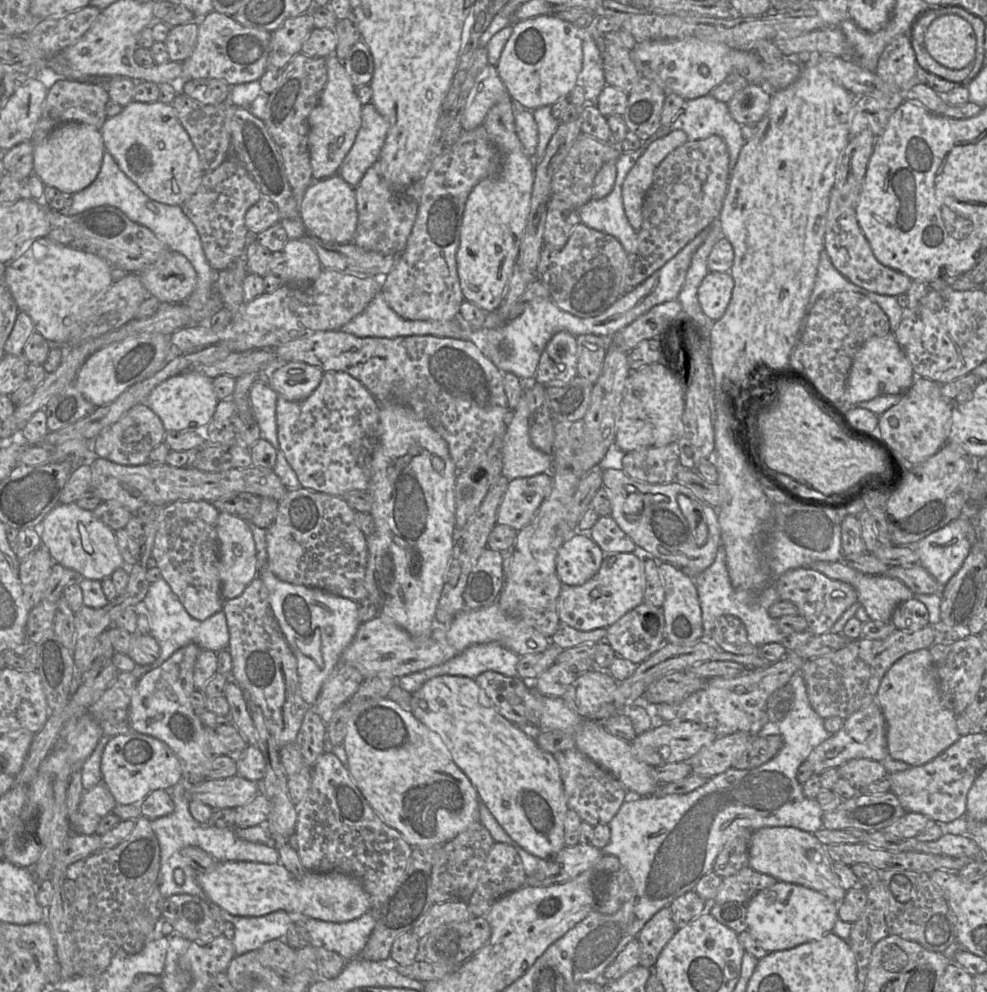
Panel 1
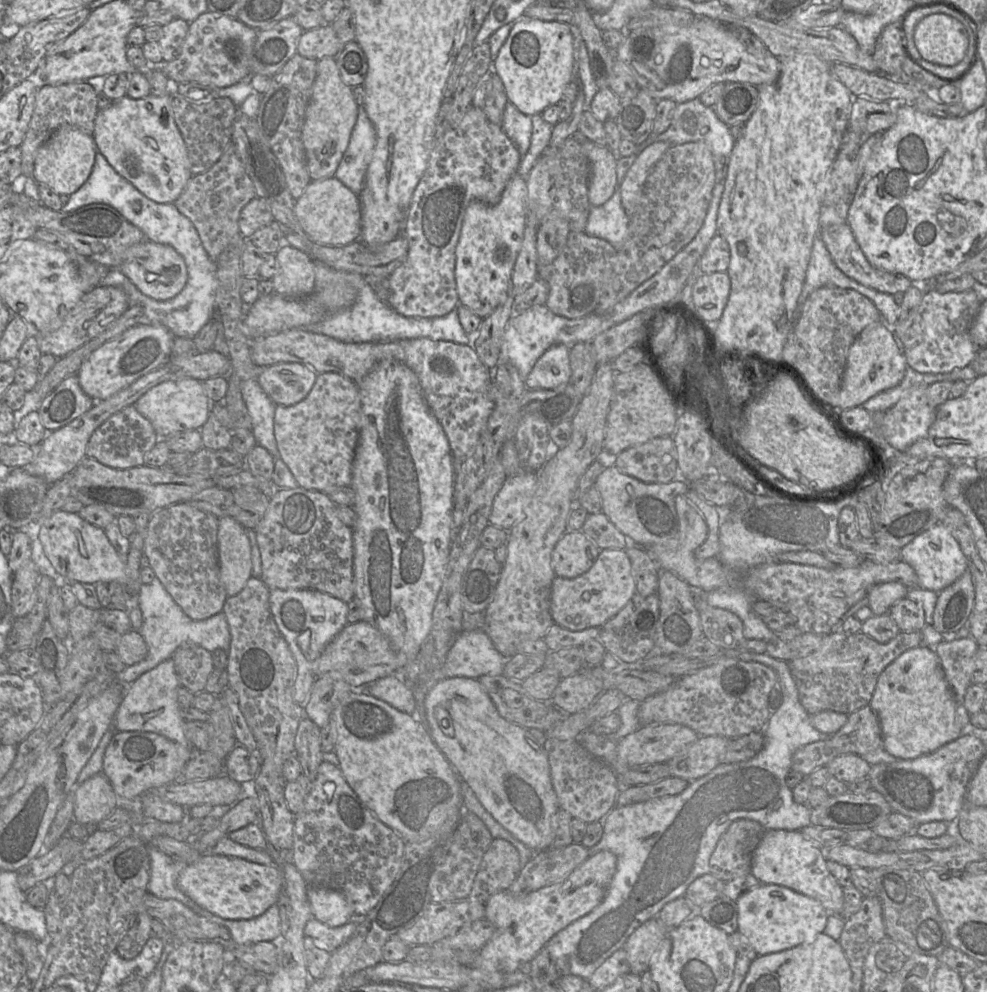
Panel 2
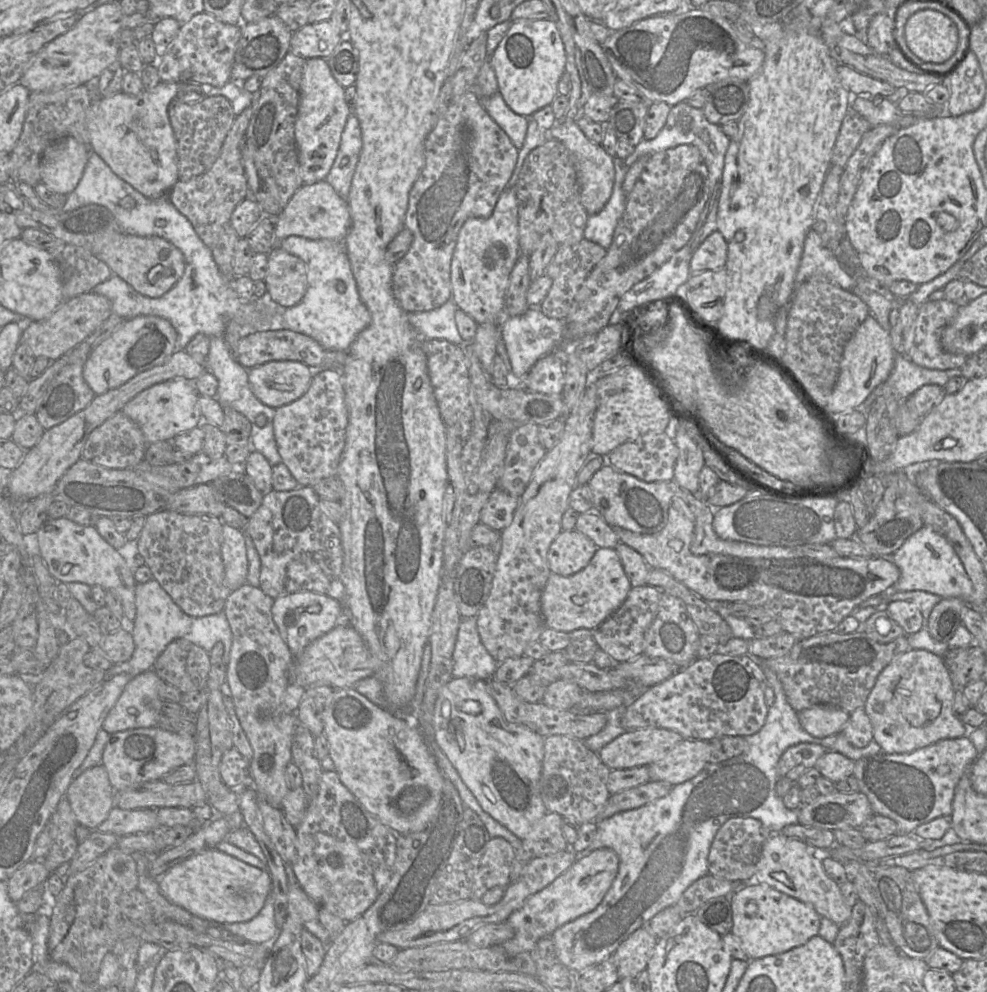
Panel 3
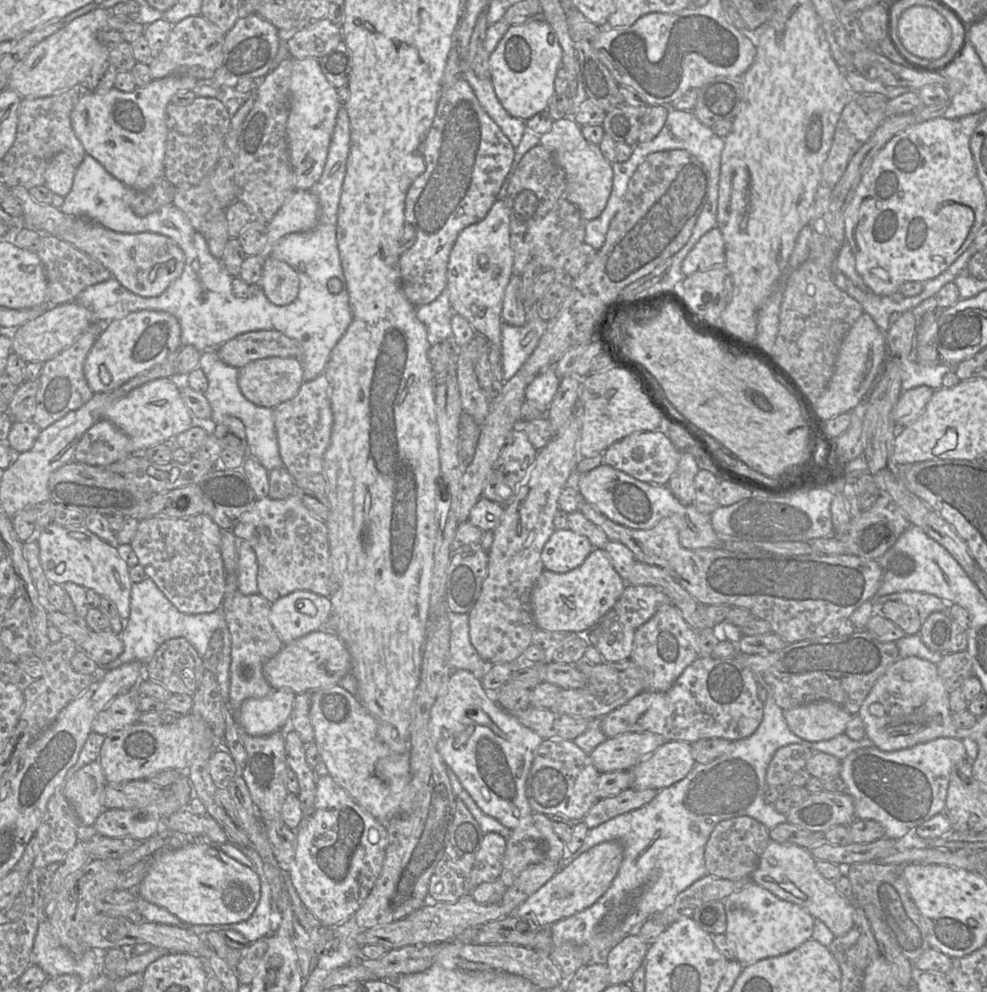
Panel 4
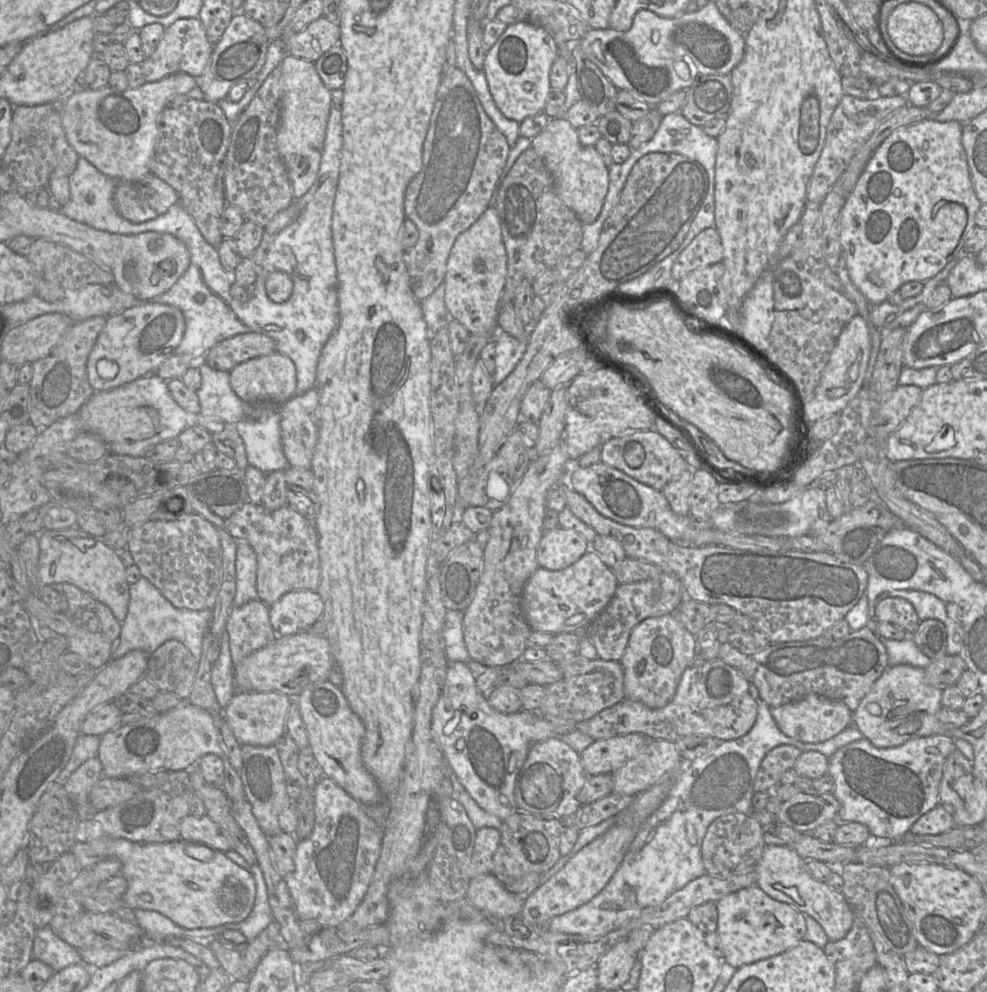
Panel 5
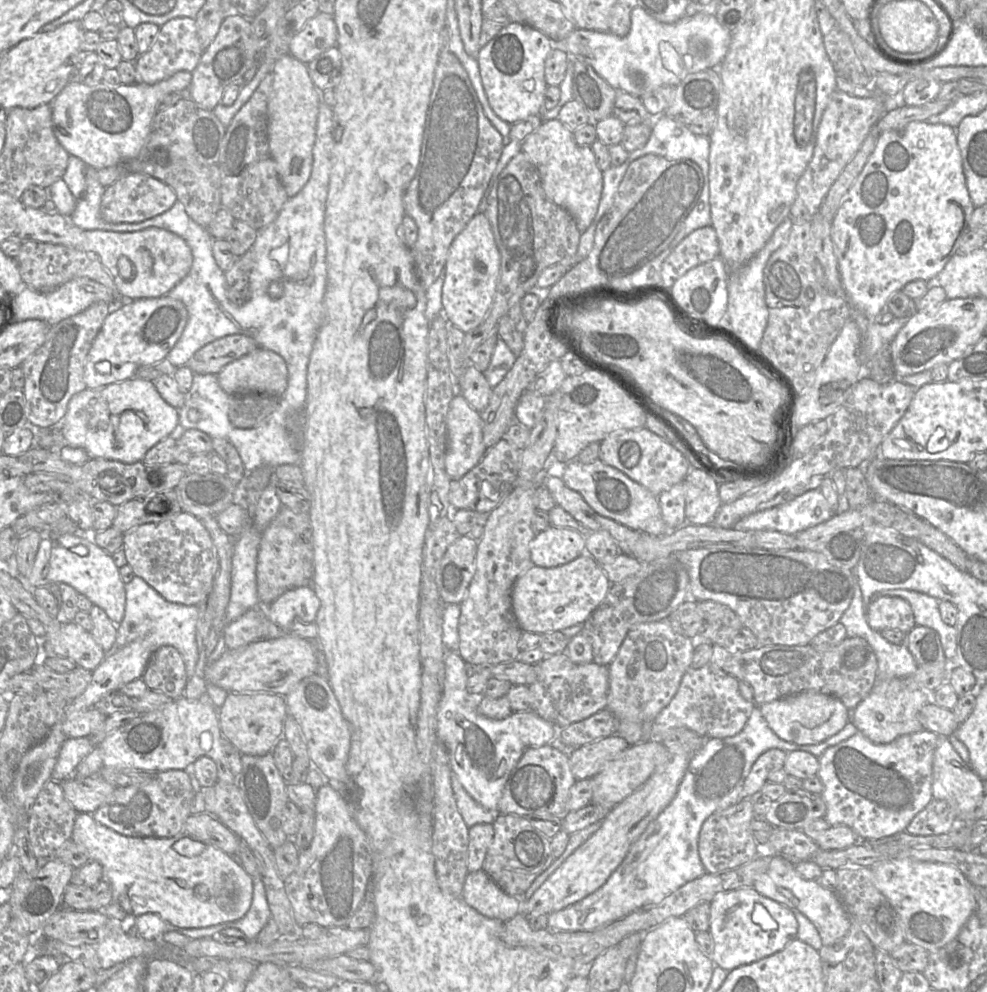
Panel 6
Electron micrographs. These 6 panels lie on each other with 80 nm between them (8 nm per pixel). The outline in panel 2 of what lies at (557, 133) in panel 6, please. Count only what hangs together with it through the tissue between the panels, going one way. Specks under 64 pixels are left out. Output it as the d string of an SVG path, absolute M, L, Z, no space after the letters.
M577 132L572 138L578 139L591 165L588 199L591 206L600 206L608 201L615 191L617 153L606 146L600 146Z

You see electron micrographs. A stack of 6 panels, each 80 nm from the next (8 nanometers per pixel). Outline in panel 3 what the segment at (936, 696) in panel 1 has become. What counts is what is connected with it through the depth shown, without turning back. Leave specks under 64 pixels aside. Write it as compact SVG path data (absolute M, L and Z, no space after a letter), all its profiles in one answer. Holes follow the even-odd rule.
M909 649L898 655L878 675L864 705L873 727L874 741L885 753L901 754L912 752L939 740L955 739L967 735L967 727L953 713L954 697L955 687L942 657L923 649ZM876 704L883 705L881 713L874 710Z

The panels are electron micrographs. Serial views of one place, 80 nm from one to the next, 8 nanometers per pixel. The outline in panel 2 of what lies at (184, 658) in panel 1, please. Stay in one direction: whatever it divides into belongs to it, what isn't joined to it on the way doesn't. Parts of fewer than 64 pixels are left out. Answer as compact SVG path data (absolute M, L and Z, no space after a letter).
M170 658L145 672L126 688L121 703L114 715L112 728L115 732L152 732L167 739L191 747L184 733L185 720L177 700L177 689L182 687Z

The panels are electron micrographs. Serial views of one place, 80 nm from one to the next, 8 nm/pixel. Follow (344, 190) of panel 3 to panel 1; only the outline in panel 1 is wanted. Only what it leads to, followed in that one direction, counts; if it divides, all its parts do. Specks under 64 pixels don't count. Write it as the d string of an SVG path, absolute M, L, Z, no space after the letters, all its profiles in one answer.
M372 103L362 106L361 127L338 174L356 188L366 171L379 159L390 125Z

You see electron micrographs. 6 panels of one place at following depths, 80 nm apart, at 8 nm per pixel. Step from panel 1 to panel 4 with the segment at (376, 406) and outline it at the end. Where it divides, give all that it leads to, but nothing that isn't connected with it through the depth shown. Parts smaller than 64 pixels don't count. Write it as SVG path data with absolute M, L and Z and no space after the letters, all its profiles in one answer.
M324 373L303 382L297 394L274 409L274 424L283 467L292 478L322 474L323 457L330 443L333 414L329 396L329 382Z

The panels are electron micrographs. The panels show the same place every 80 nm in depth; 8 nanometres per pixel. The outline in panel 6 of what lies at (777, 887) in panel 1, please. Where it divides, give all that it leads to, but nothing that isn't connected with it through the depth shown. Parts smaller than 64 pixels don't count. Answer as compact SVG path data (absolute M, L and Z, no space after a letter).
M753 887L719 892L710 901L710 927L714 941L712 961L726 971L751 964L782 950L796 938L798 922L793 910L761 895Z

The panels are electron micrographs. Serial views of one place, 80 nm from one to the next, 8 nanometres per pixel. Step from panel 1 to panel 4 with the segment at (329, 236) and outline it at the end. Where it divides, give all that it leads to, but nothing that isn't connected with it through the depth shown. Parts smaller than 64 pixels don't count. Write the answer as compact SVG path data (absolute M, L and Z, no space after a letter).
M295 190L267 224L267 241L258 254L266 260L275 245L287 234L306 232L318 223L318 202L309 190Z

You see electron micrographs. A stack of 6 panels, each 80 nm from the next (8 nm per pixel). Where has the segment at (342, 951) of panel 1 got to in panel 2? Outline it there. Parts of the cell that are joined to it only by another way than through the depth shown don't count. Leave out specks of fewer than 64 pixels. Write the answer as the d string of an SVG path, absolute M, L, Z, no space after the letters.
M313 917L306 923L304 933L331 953L354 934L357 924L357 919L353 919L342 926L329 927Z

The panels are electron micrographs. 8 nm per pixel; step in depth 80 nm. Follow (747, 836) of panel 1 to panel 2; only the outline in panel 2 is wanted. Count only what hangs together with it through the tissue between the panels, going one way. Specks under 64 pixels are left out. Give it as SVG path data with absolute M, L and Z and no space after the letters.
M753 820L732 822L710 856L709 872L723 881L751 873L753 852L765 833L766 829Z

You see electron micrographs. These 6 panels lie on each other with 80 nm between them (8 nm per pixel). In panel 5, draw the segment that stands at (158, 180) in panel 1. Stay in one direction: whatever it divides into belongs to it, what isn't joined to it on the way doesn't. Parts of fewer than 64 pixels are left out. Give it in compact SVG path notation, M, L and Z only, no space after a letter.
M178 72L159 81L146 82L139 88L119 91L109 85L98 90L69 92L64 97L62 126L66 138L77 154L87 159L100 172L115 181L140 181L150 173L150 161L158 141L158 125L166 101L177 94L186 94L197 86L195 77Z

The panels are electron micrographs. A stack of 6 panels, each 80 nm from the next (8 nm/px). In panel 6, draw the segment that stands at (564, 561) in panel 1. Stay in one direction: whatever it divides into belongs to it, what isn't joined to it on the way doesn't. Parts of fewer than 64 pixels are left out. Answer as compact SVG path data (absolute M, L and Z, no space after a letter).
M550 526L530 542L531 561L539 567L557 567L585 552L586 538L577 530Z

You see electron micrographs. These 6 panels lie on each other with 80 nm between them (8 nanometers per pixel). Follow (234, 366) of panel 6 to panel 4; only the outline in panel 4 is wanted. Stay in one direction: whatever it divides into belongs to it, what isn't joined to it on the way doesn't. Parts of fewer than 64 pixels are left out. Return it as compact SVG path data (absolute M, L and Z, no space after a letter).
M269 357L248 363L239 369L238 385L244 397L260 407L276 408L292 399L303 384L303 368L298 358Z

